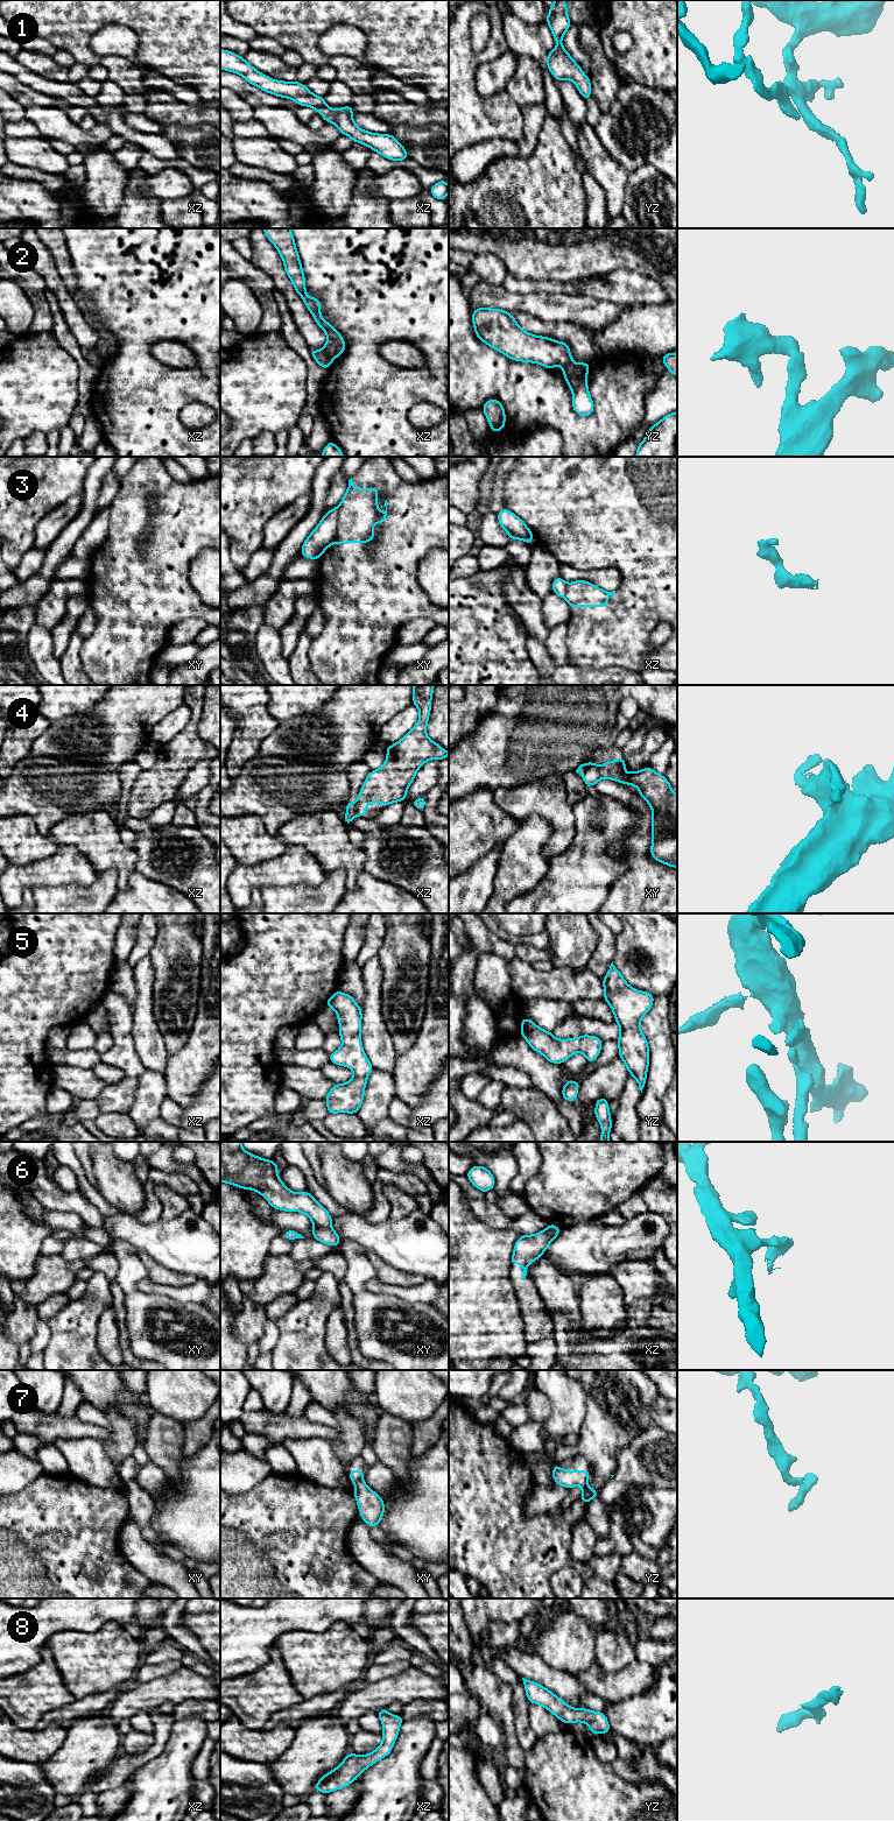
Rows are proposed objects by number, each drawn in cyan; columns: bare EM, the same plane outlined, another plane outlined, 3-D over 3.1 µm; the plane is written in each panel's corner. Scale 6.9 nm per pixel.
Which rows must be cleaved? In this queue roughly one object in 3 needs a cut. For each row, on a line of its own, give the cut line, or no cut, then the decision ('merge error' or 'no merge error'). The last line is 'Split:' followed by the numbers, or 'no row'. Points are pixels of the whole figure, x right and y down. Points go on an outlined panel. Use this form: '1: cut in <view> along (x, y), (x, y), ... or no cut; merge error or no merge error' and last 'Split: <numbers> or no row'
1: no cut; no merge error
2: cut in xz along (324, 346), (333, 358); merge error
3: cut in xy along (338, 507), (337, 535), (332, 542); merge error
4: cut in xz along (356, 803), (356, 812), (358, 814); merge error
5: no cut; no merge error
6: cut in xy along (314, 1223), (321, 1227), (330, 1227); merge error
7: no cut; no merge error
8: no cut; no merge error
Split: 2, 3, 4, 6

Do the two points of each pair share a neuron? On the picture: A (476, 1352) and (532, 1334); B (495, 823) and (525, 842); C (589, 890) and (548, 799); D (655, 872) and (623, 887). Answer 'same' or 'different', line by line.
A: different
B: different
C: different
D: same

